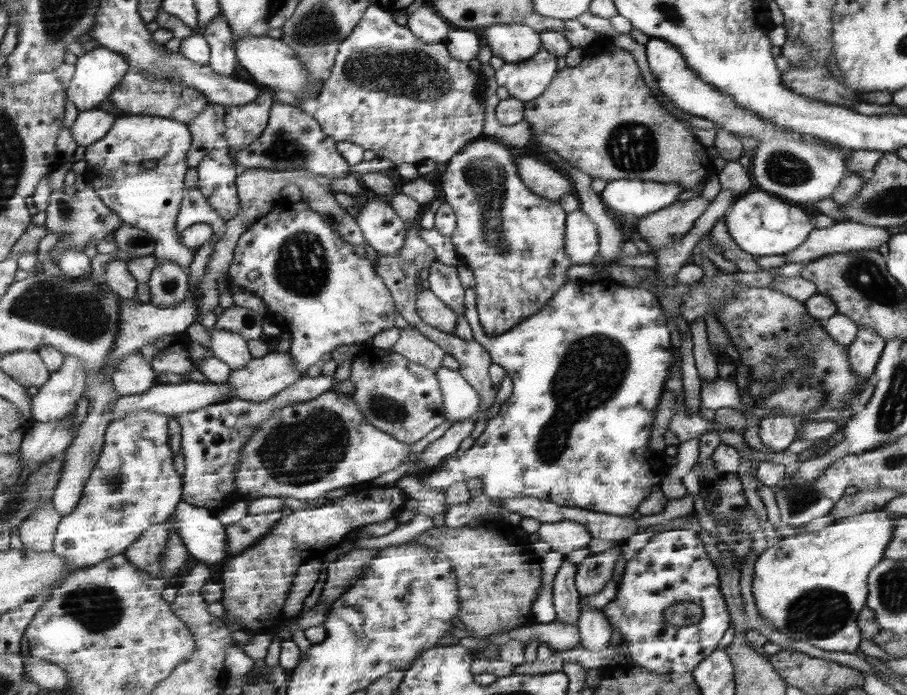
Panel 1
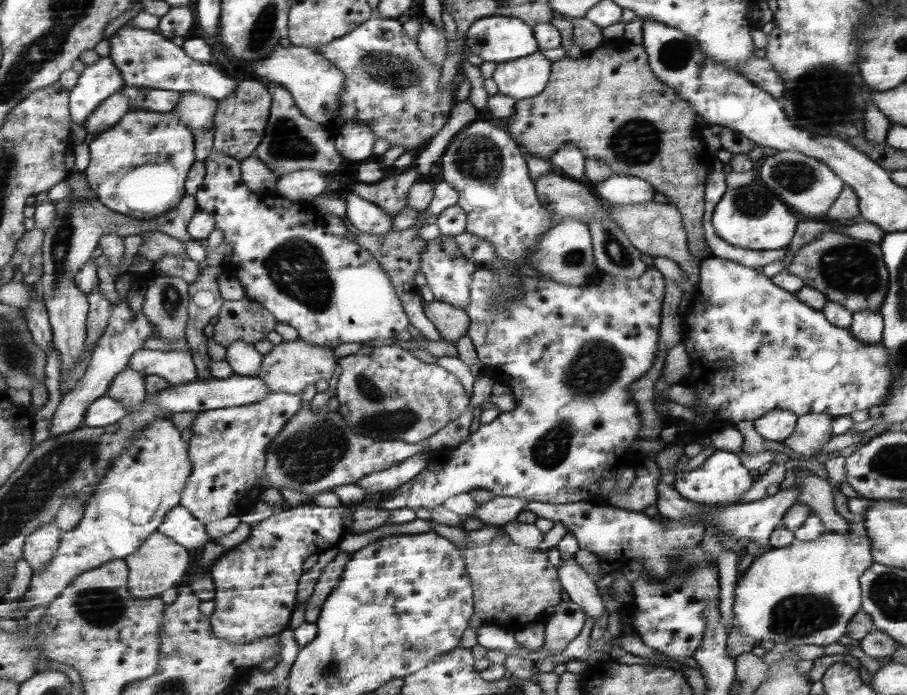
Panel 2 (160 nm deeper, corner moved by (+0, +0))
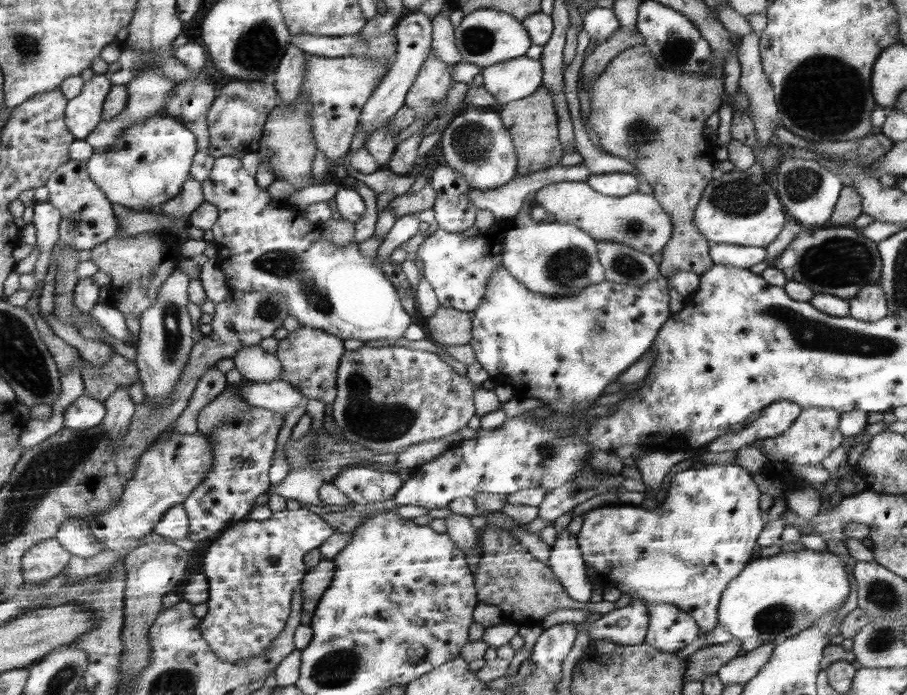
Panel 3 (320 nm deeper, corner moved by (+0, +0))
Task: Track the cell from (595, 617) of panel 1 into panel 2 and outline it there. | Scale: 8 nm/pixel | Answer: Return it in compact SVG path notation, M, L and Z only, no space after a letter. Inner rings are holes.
M572 559L559 563L558 579L562 582L563 592L571 602L595 620L602 614L604 602L590 574Z

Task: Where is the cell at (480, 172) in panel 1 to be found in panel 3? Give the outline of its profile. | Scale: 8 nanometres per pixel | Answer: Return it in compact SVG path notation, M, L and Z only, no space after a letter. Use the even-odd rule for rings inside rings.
M461 107L445 128L441 131L440 148L443 160L453 172L461 174L467 182L467 186L473 190L495 190L515 178L517 172L517 160L514 153L513 139L509 131L502 125L501 116L496 109L481 107Z

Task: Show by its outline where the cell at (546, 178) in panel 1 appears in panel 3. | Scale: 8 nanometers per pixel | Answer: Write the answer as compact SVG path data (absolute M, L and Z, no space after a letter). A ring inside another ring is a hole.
M586 182L547 184L533 194L534 205L553 214L555 221L585 231L596 242L613 242L646 255L660 253L671 238L671 221L656 203L652 194L631 192L629 196L613 198L592 190Z

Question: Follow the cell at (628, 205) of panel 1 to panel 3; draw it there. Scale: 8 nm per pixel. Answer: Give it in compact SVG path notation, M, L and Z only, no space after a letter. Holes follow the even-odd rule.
M611 172L611 174L593 174L589 176L586 184L598 194L621 198L629 196L631 192L637 192L639 180L631 174Z

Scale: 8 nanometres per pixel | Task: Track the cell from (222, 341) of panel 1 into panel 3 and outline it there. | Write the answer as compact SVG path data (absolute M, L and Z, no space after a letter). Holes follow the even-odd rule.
M258 344L239 349L232 361L234 370L251 383L279 380L282 374L280 360L274 354L265 352Z

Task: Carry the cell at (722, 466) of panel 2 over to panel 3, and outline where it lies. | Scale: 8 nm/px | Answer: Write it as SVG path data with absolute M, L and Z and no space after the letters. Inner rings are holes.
M709 464L699 469L690 468L678 471L675 476L670 478L668 490L663 501L651 510L648 510L647 506L641 506L640 504L617 504L597 507L583 513L584 517L581 528L575 536L577 538L578 549L580 550L586 568L593 568L603 585L615 586L615 588L619 589L620 594L630 596L631 600L637 599L646 602L646 604L672 604L678 607L679 610L686 611L687 614L690 614L691 618L694 618L694 621L697 623L700 631L709 632L718 623L718 602L722 596L722 592L725 590L727 584L733 581L749 563L749 560L751 560L755 540L758 540L761 528L764 528L763 520L761 520L761 512L757 508L759 494L761 492L757 490L757 486L751 480L749 472L745 472L745 469L741 470L737 464Z

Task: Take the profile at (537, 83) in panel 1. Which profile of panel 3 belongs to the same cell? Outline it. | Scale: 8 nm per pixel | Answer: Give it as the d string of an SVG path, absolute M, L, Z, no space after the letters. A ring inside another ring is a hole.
M517 57L480 70L482 87L500 106L535 92L542 84L542 66L538 60Z

